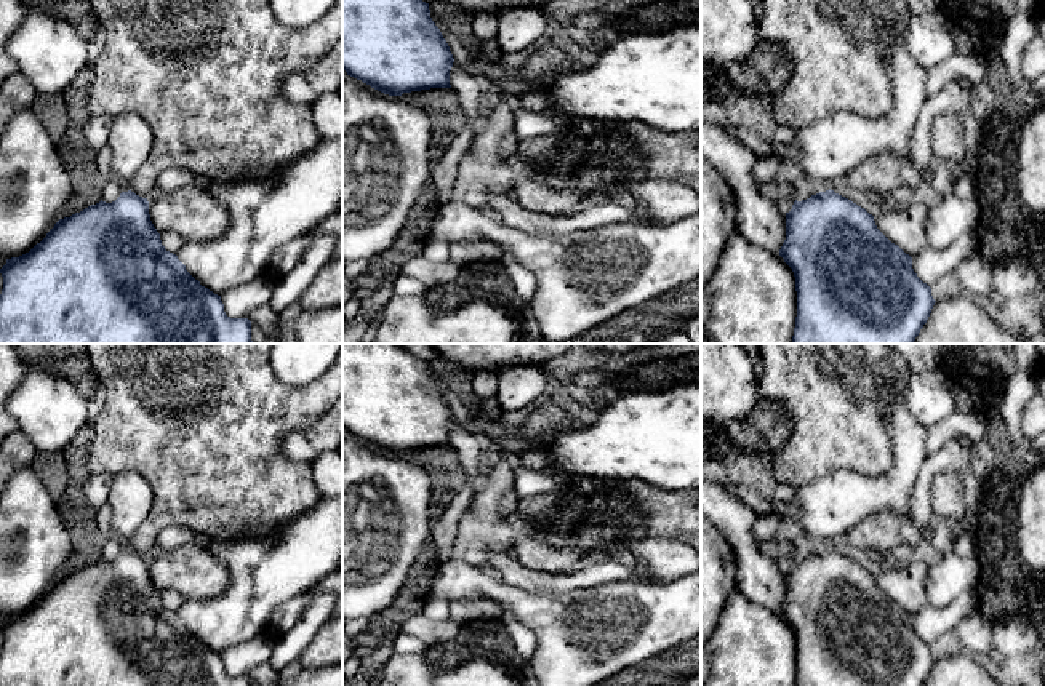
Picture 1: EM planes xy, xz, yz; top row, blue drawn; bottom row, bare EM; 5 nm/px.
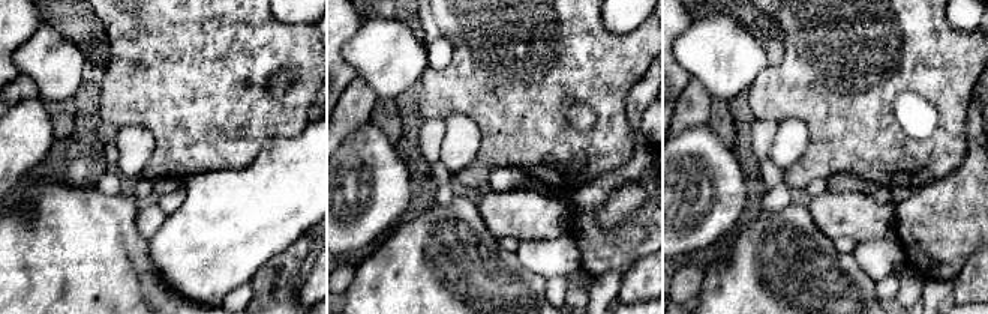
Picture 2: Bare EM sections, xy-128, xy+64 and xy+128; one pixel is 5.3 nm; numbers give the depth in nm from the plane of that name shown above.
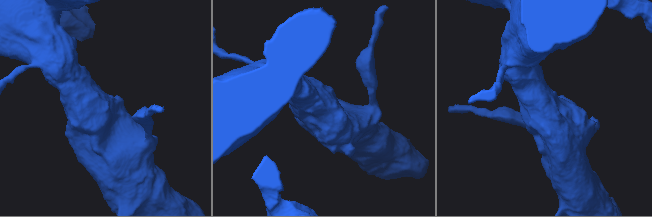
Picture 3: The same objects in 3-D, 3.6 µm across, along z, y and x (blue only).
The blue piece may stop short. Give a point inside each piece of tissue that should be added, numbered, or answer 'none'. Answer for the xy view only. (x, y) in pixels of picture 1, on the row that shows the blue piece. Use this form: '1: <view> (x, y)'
none

